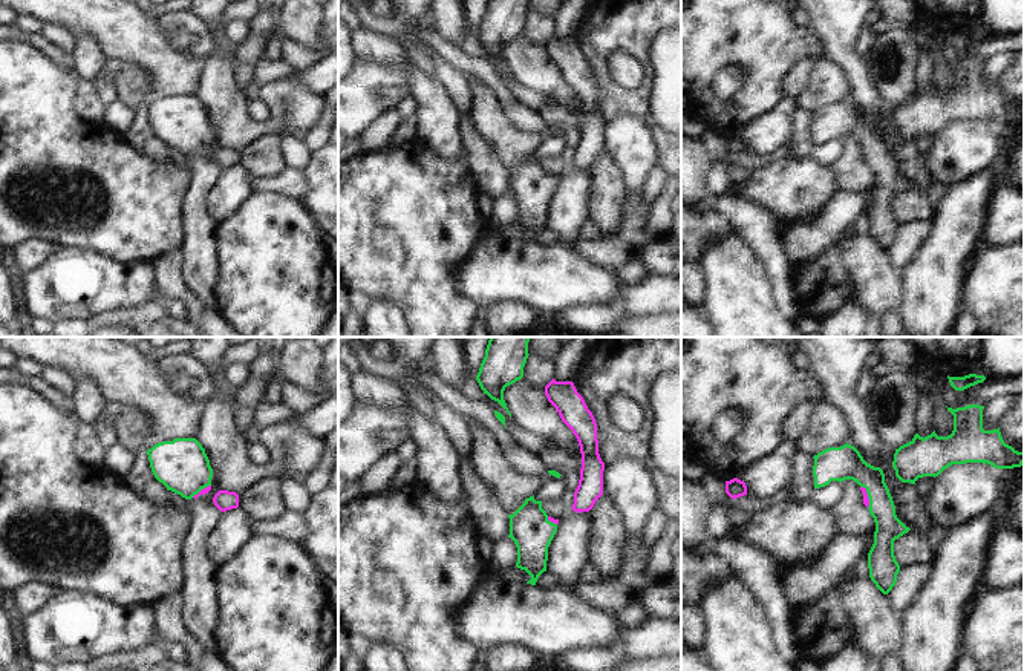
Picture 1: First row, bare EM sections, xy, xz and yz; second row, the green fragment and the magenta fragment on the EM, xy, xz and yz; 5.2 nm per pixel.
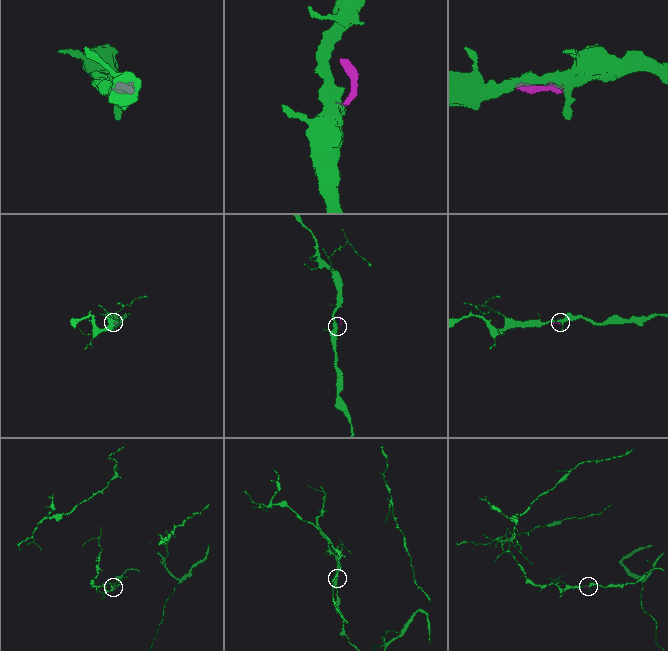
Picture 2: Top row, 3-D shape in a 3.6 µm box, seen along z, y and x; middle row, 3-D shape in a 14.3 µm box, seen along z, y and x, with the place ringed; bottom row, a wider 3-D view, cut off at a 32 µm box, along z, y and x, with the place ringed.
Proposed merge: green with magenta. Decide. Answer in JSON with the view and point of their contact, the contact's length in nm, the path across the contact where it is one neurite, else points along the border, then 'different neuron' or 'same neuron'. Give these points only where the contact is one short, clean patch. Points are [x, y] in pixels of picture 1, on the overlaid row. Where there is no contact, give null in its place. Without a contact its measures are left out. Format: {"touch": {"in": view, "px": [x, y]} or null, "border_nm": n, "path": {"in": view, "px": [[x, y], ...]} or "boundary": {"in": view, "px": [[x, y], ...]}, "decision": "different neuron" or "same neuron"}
{"touch": {"in": "yz", "px": [868, 497]}, "border_nm": 130, "path": {"in": "yz", "px": [[842, 463], [868, 484], [868, 497], [864, 490]]}, "decision": "same neuron"}

